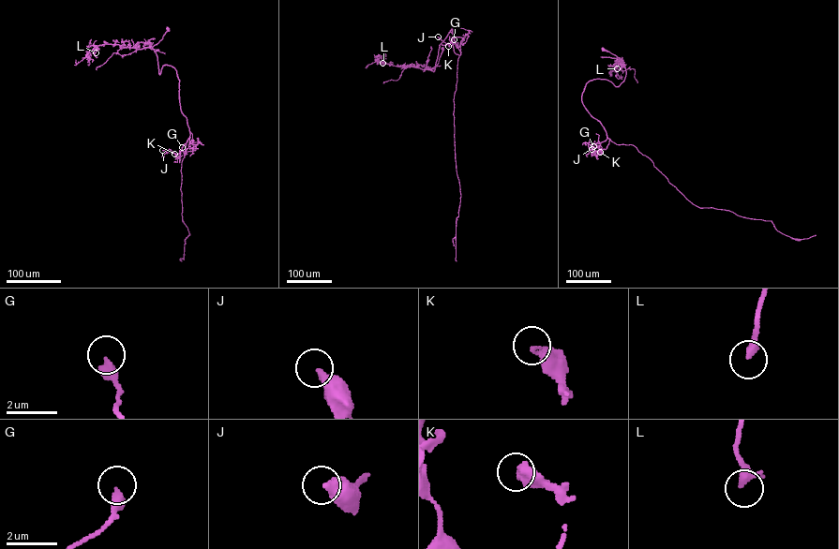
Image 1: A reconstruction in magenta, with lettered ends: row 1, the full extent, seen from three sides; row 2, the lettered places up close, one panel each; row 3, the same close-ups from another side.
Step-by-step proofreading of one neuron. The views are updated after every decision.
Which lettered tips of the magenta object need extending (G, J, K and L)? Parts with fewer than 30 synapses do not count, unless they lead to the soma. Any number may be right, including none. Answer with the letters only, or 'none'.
J

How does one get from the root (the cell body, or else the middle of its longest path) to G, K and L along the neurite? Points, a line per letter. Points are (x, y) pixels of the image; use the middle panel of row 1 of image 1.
G: (442, 48), (431, 70), (435, 69), (440, 45), (452, 27), (461, 52), (464, 37), (454, 39)
K: (442, 48), (431, 70), (435, 69), (440, 45), (452, 27), (460, 54), (454, 52), (452, 41), (448, 46)
L: (442, 48), (438, 64), (430, 69), (382, 63)

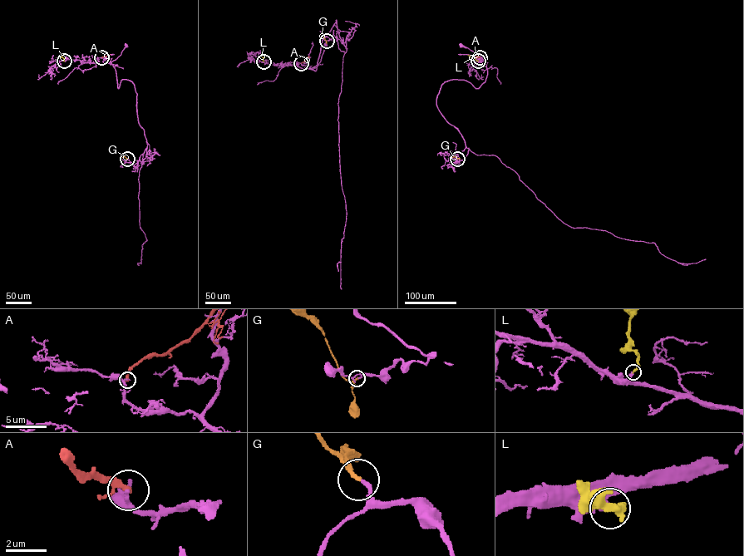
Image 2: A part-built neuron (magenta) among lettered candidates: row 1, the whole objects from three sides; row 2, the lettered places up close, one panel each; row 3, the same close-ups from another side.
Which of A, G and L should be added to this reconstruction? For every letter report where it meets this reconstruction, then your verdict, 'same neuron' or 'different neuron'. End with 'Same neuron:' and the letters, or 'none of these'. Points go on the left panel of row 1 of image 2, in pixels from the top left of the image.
A: contact (101, 57); different neuron
G: contact (127, 159); same neuron
L: contact (64, 61); different neuron
Same neuron: G

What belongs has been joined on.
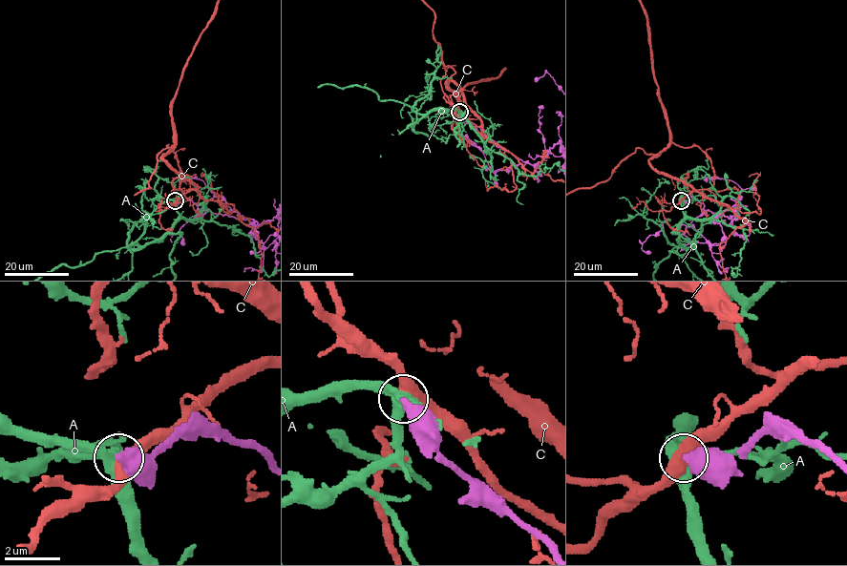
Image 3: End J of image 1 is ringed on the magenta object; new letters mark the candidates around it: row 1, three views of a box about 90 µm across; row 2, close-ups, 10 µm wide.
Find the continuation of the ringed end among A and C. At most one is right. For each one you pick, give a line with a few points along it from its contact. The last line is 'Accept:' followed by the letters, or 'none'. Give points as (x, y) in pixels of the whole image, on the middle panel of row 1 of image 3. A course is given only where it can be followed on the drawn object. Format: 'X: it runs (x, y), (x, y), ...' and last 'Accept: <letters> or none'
Accept: none

